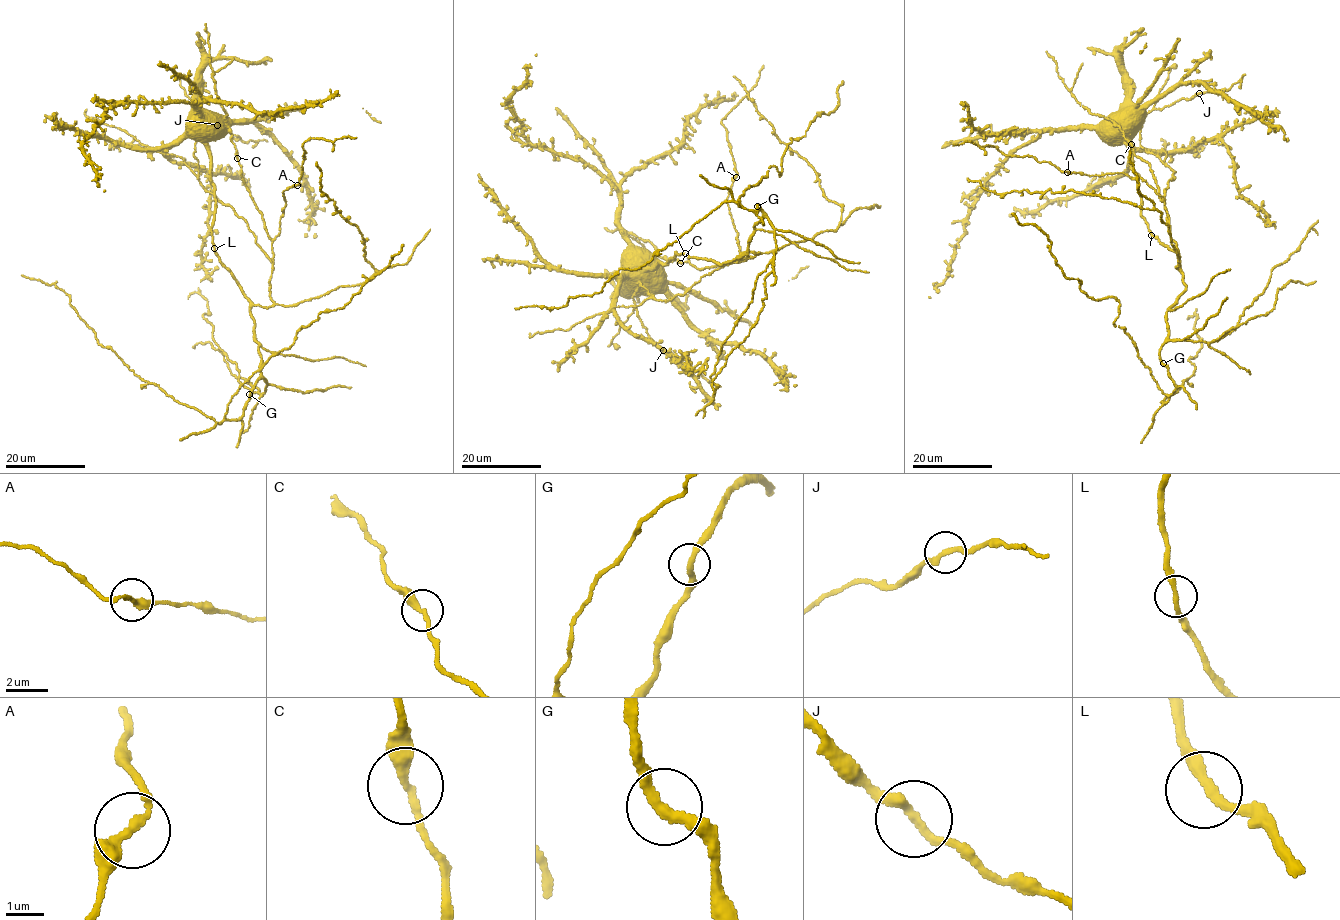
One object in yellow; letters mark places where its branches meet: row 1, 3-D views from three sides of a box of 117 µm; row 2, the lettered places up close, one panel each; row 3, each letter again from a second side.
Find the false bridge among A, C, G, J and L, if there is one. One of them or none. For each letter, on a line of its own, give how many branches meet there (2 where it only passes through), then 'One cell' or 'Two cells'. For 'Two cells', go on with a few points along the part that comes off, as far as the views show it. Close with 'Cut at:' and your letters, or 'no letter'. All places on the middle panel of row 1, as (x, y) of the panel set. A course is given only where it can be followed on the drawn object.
A: Branches: 2. One cell
C: Branches: 2. One cell
G: Branches: 2. One cell
J: Branches: 2. One cell
L: Branches: 2. One cell
Cut at: no letter

